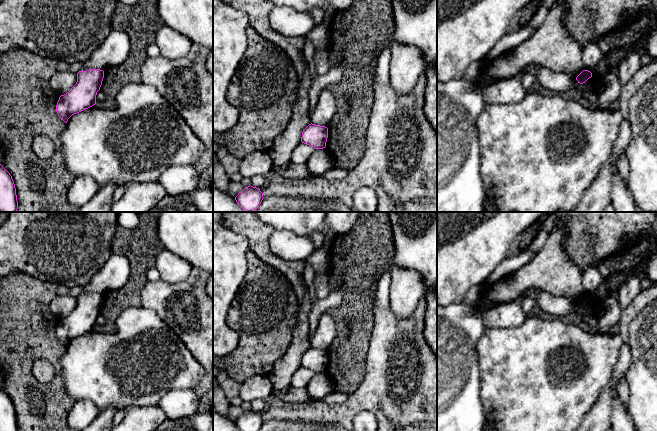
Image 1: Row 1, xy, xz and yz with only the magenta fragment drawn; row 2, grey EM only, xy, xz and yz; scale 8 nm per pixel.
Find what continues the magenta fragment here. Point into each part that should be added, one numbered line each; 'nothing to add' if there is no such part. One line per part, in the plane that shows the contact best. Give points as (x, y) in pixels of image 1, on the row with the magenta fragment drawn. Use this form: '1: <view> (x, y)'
nothing to add

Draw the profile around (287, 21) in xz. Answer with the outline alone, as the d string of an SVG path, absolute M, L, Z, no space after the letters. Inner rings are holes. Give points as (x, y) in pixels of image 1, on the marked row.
M274 6L269 14L269 22L273 30L290 38L305 37L315 27L310 13L286 6Z

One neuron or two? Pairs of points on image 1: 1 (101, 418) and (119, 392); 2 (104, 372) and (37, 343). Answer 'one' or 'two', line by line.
1: two
2: two

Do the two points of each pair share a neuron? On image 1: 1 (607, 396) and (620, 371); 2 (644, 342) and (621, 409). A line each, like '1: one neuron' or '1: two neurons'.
1: one neuron
2: two neurons

